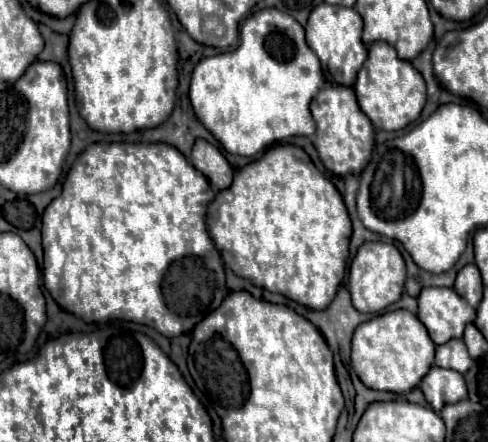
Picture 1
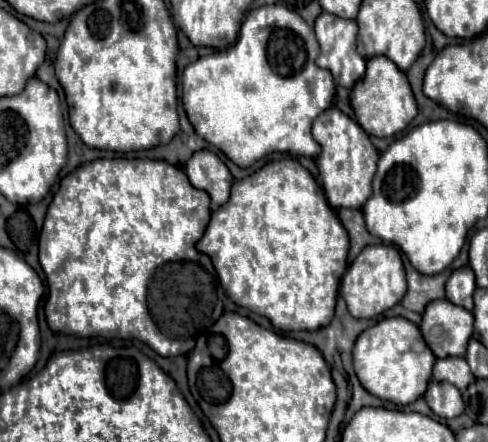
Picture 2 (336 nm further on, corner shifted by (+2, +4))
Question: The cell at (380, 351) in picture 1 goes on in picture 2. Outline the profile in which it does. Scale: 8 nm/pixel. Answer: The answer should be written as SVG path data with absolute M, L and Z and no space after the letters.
M392 317L382 319L374 327L360 333L354 345L354 371L362 383L362 387L382 401L392 401L396 405L414 403L424 395L430 379L436 357L426 347L420 329L404 319Z

